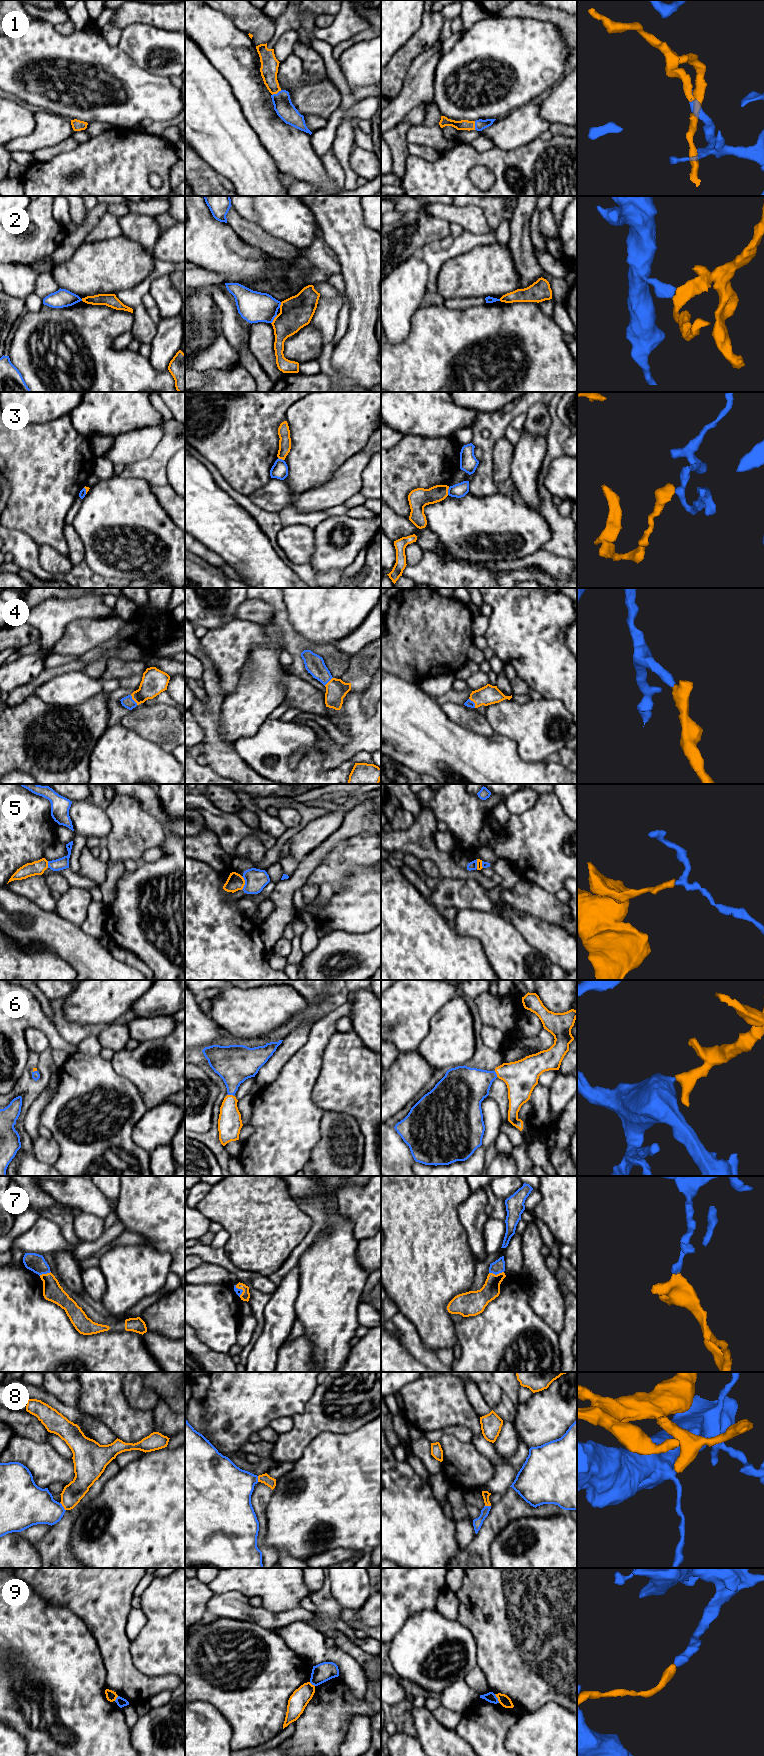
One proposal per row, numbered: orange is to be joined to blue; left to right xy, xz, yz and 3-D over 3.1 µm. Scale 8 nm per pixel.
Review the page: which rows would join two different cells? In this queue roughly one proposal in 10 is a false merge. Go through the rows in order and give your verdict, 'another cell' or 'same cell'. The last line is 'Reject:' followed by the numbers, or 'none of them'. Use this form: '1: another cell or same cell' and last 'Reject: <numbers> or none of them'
1: same cell
2: another cell
3: another cell
4: same cell
5: another cell
6: same cell
7: same cell
8: same cell
9: another cell
Reject: 2, 3, 5, 9

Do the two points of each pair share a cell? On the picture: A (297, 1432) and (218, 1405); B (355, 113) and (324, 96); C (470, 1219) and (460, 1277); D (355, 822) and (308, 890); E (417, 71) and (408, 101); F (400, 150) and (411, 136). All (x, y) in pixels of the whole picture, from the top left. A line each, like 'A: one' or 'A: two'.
A: two
B: two
C: two
D: two
E: one
F: two

